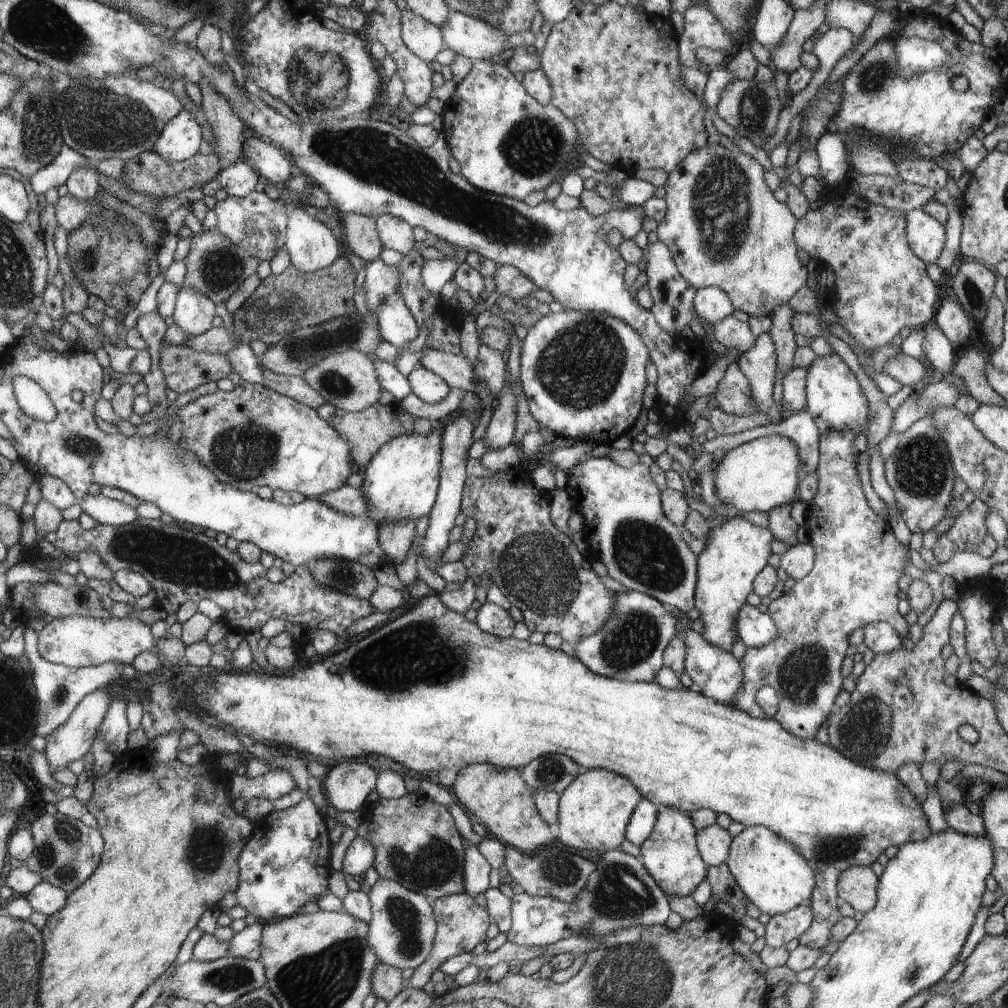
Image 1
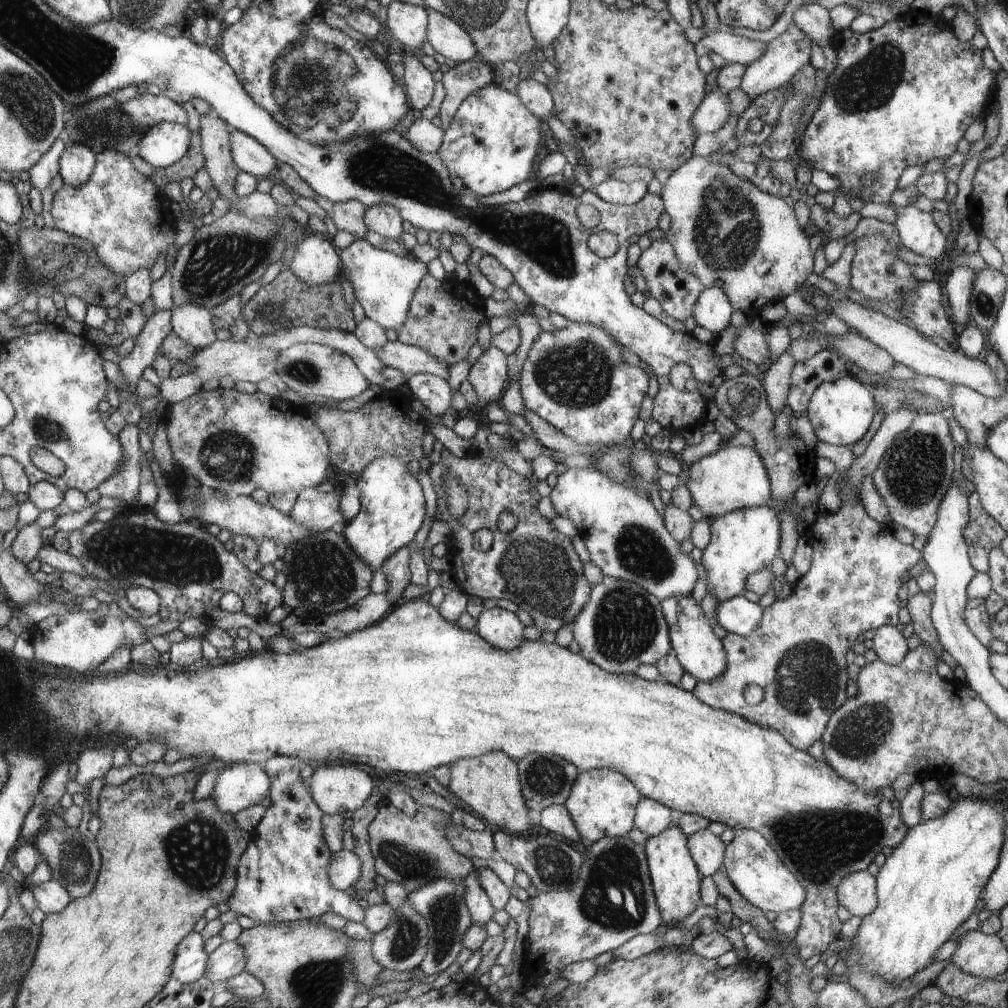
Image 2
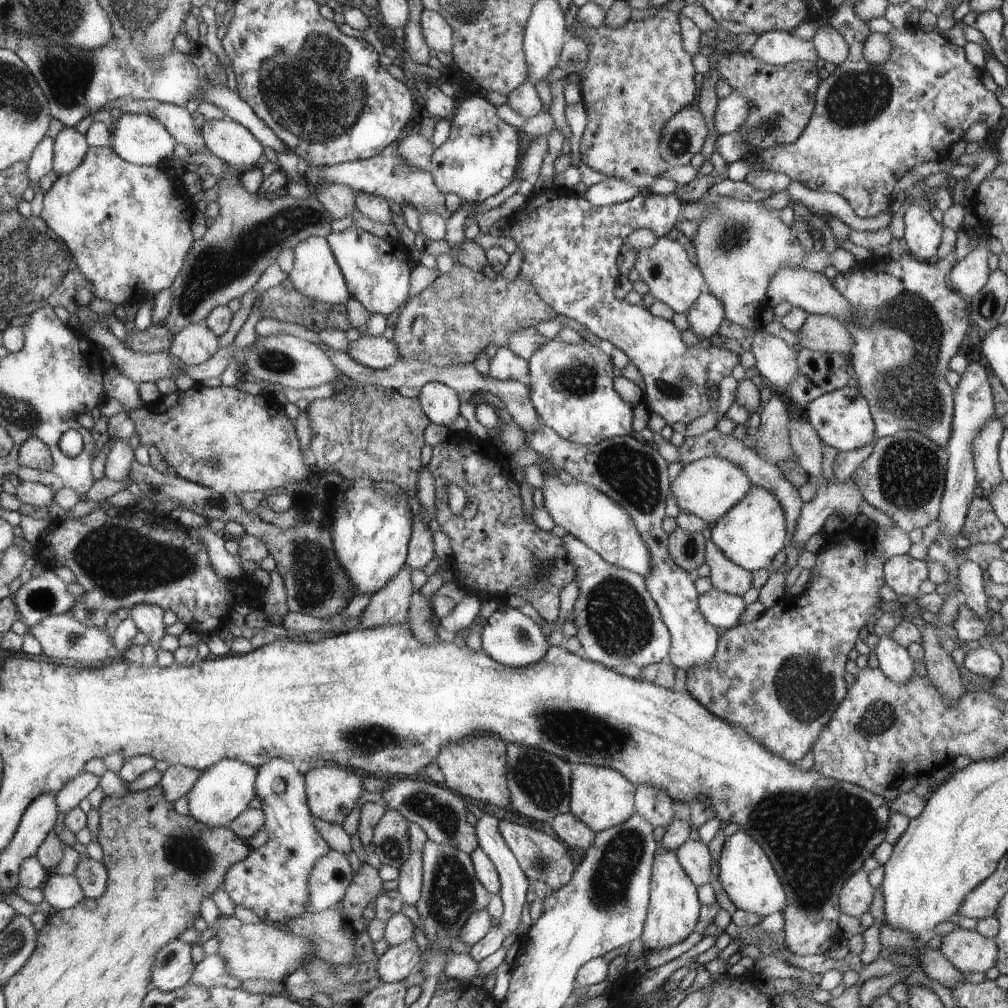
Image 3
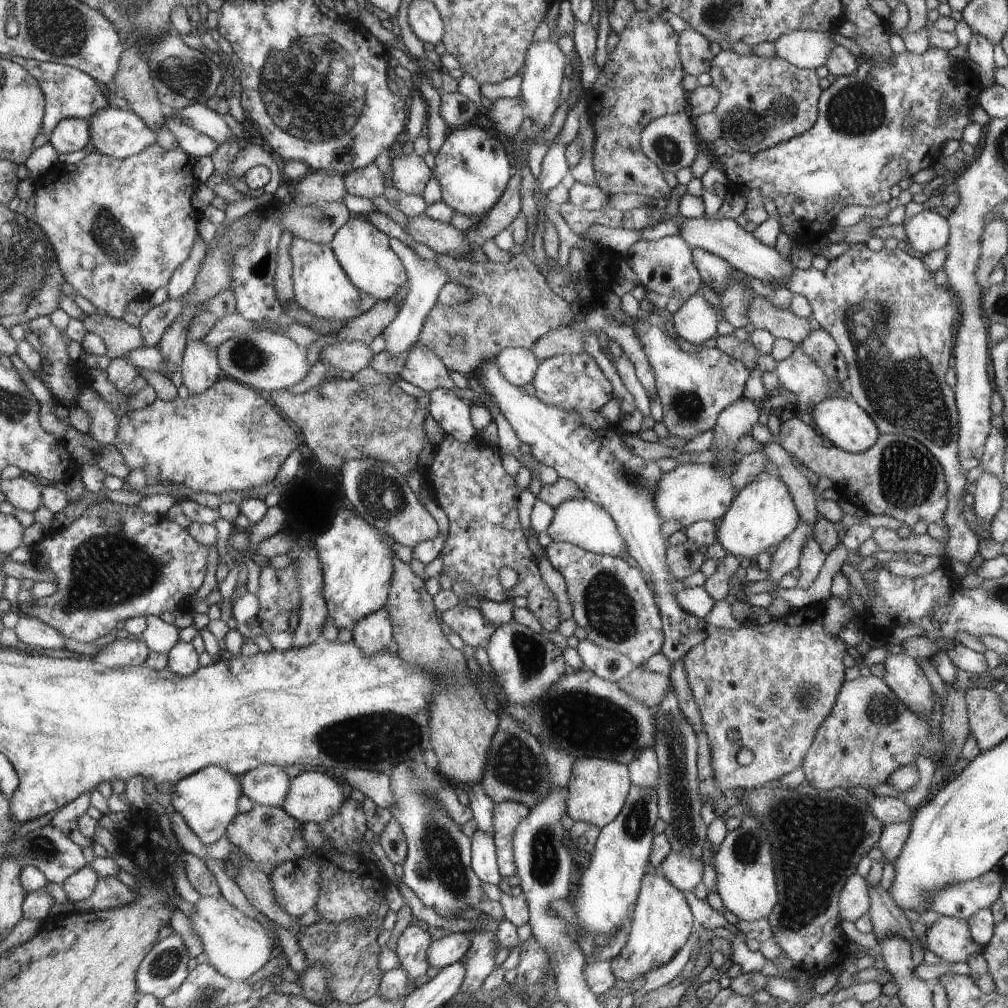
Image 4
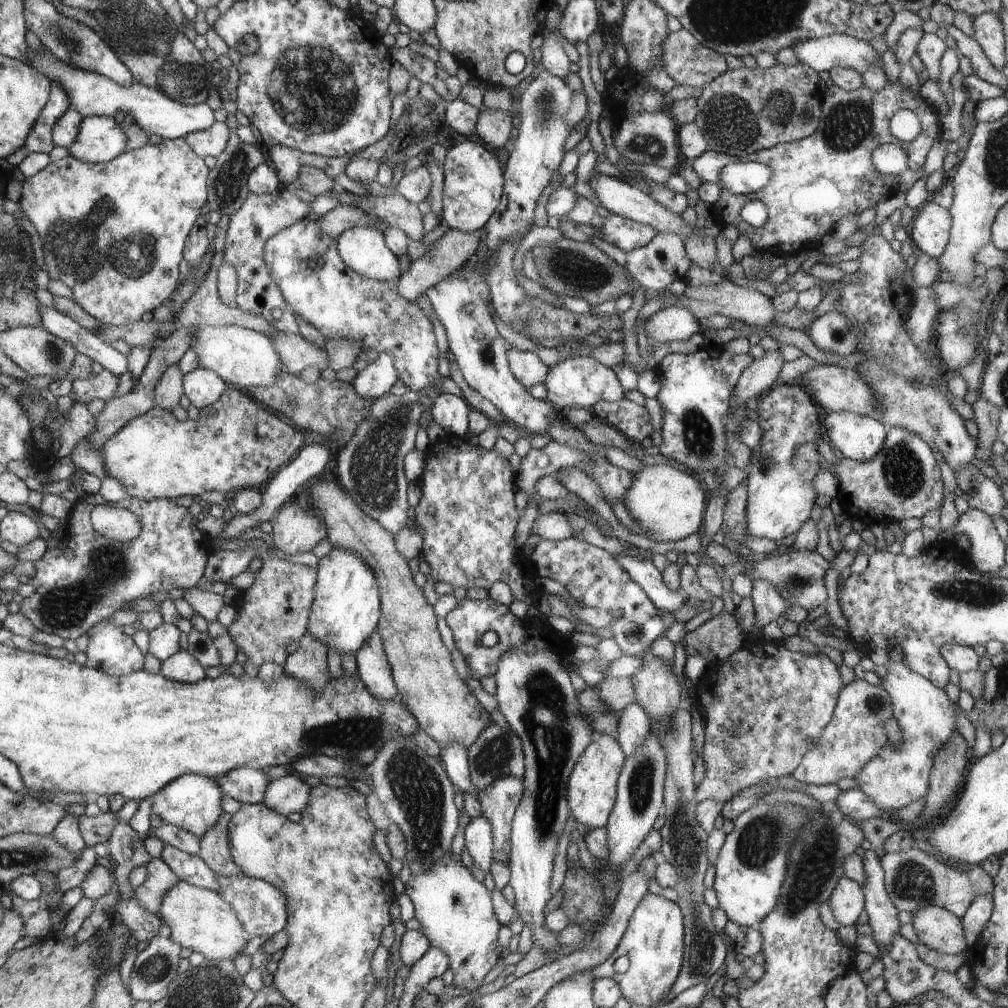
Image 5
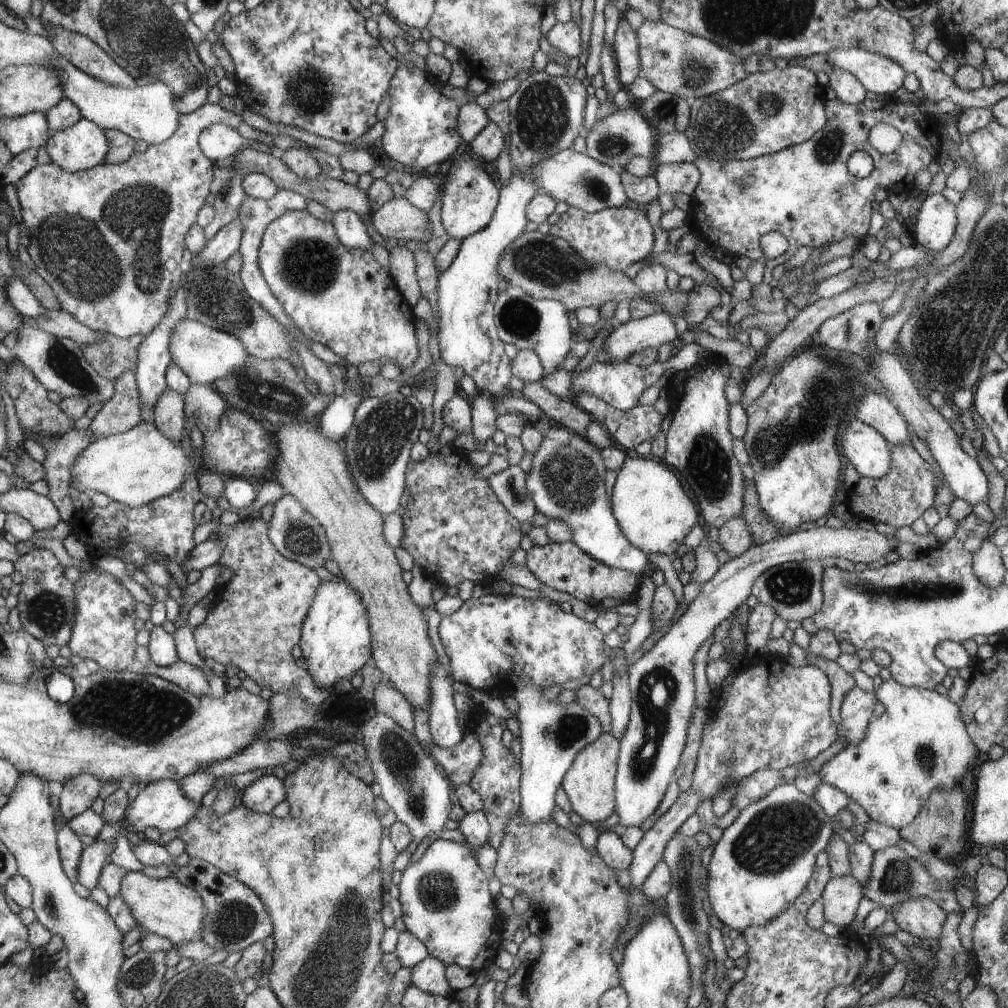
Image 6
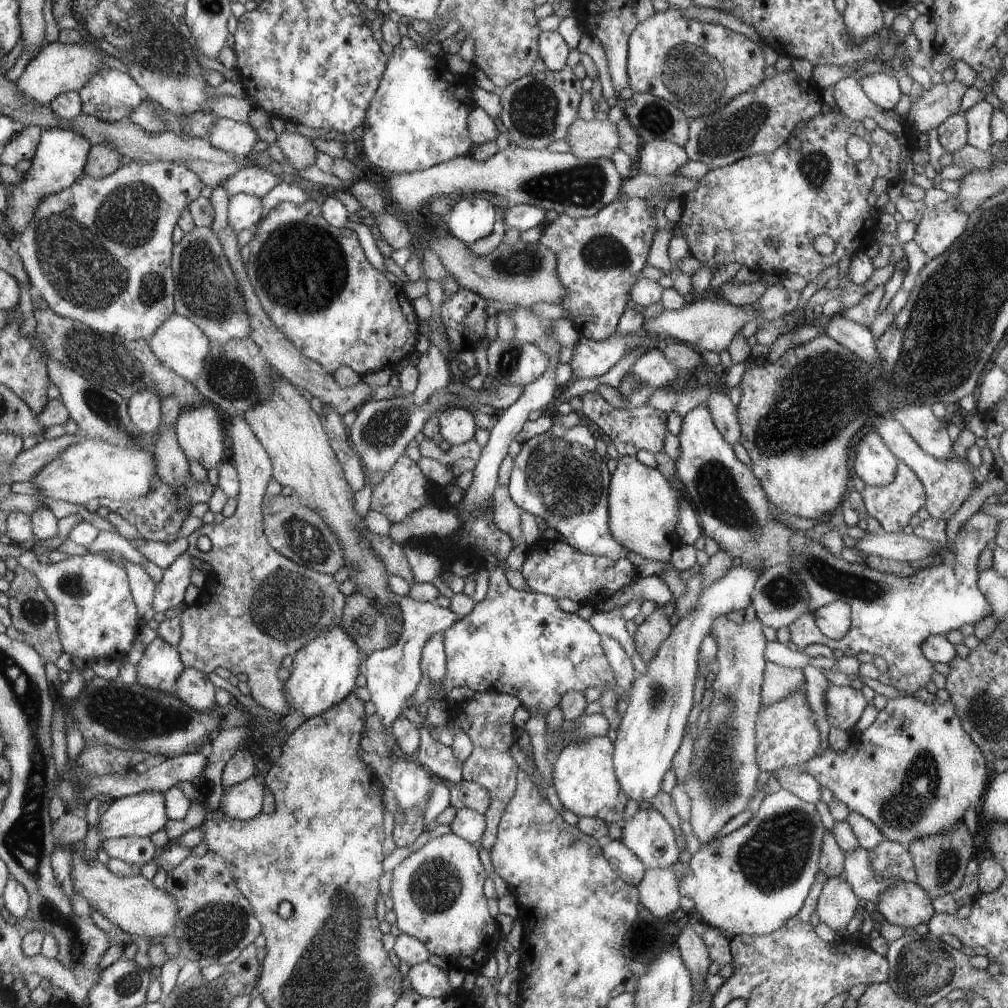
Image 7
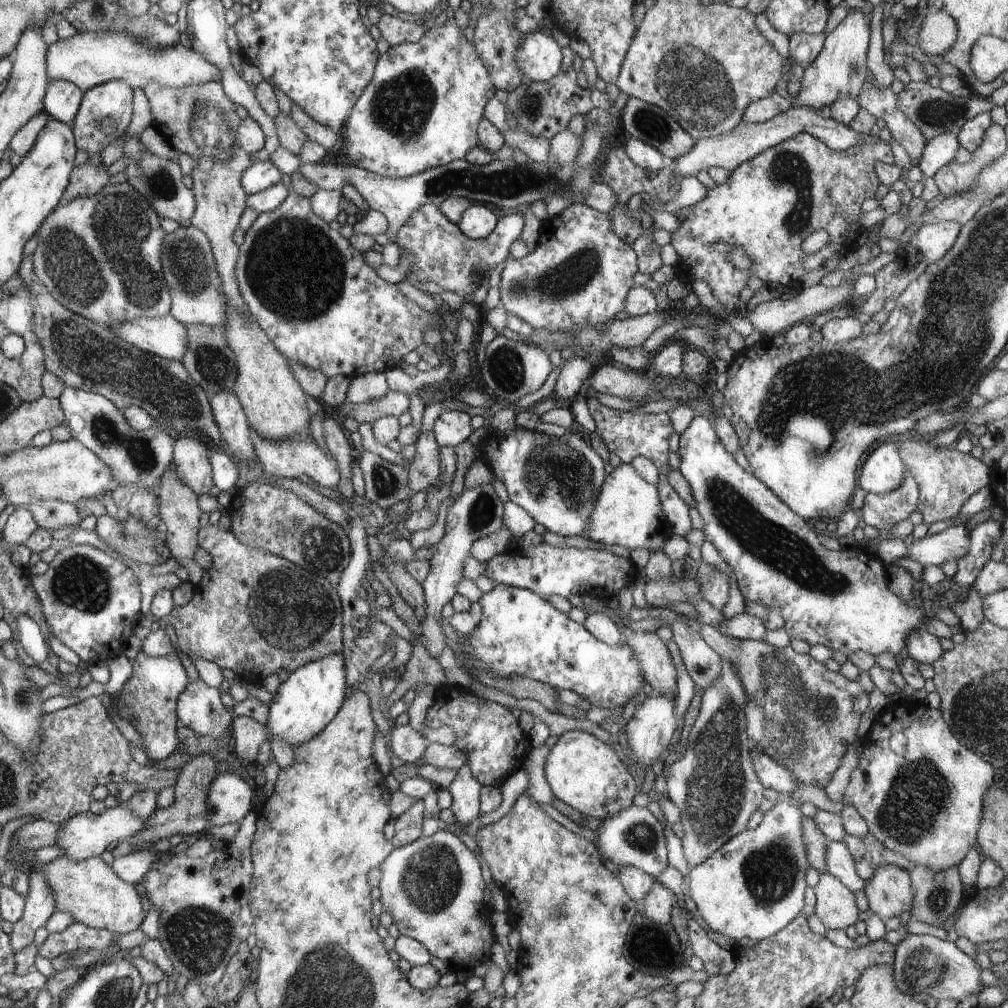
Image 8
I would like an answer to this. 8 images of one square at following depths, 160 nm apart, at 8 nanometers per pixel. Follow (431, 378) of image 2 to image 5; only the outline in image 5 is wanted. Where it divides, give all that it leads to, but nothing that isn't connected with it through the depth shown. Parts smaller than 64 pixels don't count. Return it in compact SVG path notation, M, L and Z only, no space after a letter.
M442 394L433 404L430 414L434 421L444 427L451 436L468 437L467 426L472 408L461 396Z

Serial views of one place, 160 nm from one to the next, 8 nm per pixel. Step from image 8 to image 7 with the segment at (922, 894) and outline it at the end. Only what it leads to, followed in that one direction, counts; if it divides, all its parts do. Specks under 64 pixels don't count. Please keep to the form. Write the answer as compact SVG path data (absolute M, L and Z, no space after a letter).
M962 820L950 833L919 837L909 844L908 850L915 868L914 881L926 891L932 901L956 892L962 886L963 878L967 873L967 864L973 858L972 848L975 845L973 840L974 837Z

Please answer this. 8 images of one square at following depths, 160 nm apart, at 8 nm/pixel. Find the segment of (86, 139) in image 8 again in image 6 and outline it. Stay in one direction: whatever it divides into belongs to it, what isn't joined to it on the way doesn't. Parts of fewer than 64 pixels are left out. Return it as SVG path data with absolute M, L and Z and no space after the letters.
M59 26L44 28L56 35L51 42L54 48L84 74L112 86L133 89L139 85L127 69L108 56L90 37Z

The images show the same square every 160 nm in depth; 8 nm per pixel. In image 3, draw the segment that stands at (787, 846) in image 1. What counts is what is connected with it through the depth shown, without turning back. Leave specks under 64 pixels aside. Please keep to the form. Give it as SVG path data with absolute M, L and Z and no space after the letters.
M740 827L735 834L726 838L718 861L718 878L730 902L738 910L744 910L748 918L752 915L767 917L769 914L782 912L787 904L781 880L772 866L764 849Z

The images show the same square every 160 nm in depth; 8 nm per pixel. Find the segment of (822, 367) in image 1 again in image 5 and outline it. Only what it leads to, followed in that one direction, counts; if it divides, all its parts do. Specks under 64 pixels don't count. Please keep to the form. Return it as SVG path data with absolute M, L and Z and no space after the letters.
M829 411L822 415L822 428L830 446L834 446L844 454L846 459L864 463L869 461L884 446L887 429L886 424L866 415L857 415L846 411Z

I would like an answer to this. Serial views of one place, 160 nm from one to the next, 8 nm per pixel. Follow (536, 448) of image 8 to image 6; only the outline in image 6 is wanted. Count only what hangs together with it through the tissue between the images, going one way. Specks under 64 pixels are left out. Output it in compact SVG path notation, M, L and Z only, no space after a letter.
M553 424L548 432L546 431L542 443L533 454L530 471L525 473L526 492L531 494L538 512L542 512L544 516L552 520L560 520L570 528L571 540L585 553L598 561L603 561L604 564L632 571L641 576L641 579L645 578L643 571L648 566L647 554L627 539L618 521L614 520L614 509L610 506L611 500L608 500L606 486L604 486L606 466L600 452L601 450L596 445L584 438L584 434L575 433L563 425Z

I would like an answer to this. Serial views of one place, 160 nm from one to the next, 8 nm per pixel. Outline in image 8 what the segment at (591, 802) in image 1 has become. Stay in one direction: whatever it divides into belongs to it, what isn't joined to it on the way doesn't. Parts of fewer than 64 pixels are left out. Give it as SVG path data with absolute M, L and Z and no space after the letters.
M579 730L564 732L549 749L543 769L555 798L585 817L604 821L607 816L619 814L633 805L632 798L636 794L634 778L616 752L594 735Z

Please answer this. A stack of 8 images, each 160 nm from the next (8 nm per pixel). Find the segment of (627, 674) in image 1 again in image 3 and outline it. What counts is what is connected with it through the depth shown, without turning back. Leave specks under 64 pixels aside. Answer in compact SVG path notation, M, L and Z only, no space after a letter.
M567 533L561 537L563 544L566 545L567 556L577 570L576 584L579 588L579 596L576 599L572 613L573 622L577 626L577 637L581 642L581 647L588 658L593 662L602 664L608 669L620 668L622 664L632 663L639 667L659 663L666 656L670 655L671 633L663 620L659 607L648 592L646 580L640 573L632 572L628 569L611 565L596 551L588 548L587 544L578 540L575 536Z

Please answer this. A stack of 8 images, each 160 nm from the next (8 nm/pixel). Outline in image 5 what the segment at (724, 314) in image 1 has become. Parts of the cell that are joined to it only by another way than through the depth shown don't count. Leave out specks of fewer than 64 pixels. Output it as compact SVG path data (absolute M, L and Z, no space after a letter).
M664 307L647 318L643 328L651 343L672 342L688 340L692 334L700 332L702 323L690 310Z

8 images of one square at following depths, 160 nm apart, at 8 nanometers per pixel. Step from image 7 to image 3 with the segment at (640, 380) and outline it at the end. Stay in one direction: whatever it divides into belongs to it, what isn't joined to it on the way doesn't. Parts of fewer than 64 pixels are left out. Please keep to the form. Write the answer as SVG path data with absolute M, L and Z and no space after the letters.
M559 338L548 342L530 357L530 375L527 383L532 404L544 425L551 426L562 438L573 443L591 445L606 439L632 434L632 406L622 402L614 392L612 359L600 347L584 343L566 343Z

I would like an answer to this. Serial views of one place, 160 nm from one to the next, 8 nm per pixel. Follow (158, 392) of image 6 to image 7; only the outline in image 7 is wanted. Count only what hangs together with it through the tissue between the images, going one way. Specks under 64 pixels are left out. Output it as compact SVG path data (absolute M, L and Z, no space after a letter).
M140 391L127 402L127 411L140 430L151 431L159 426L162 418L161 400L157 392Z

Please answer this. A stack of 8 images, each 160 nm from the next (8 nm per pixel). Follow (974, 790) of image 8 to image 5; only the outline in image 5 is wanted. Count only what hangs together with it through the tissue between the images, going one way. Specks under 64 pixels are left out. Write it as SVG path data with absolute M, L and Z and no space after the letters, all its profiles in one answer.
M905 662L888 664L888 674L881 679L881 687L890 695L893 717L898 721L902 743L900 748L888 741L867 765L854 776L856 789L861 790L886 816L920 798L929 789L929 774L936 753L957 730L957 703L948 699L944 689L938 688L916 674Z

